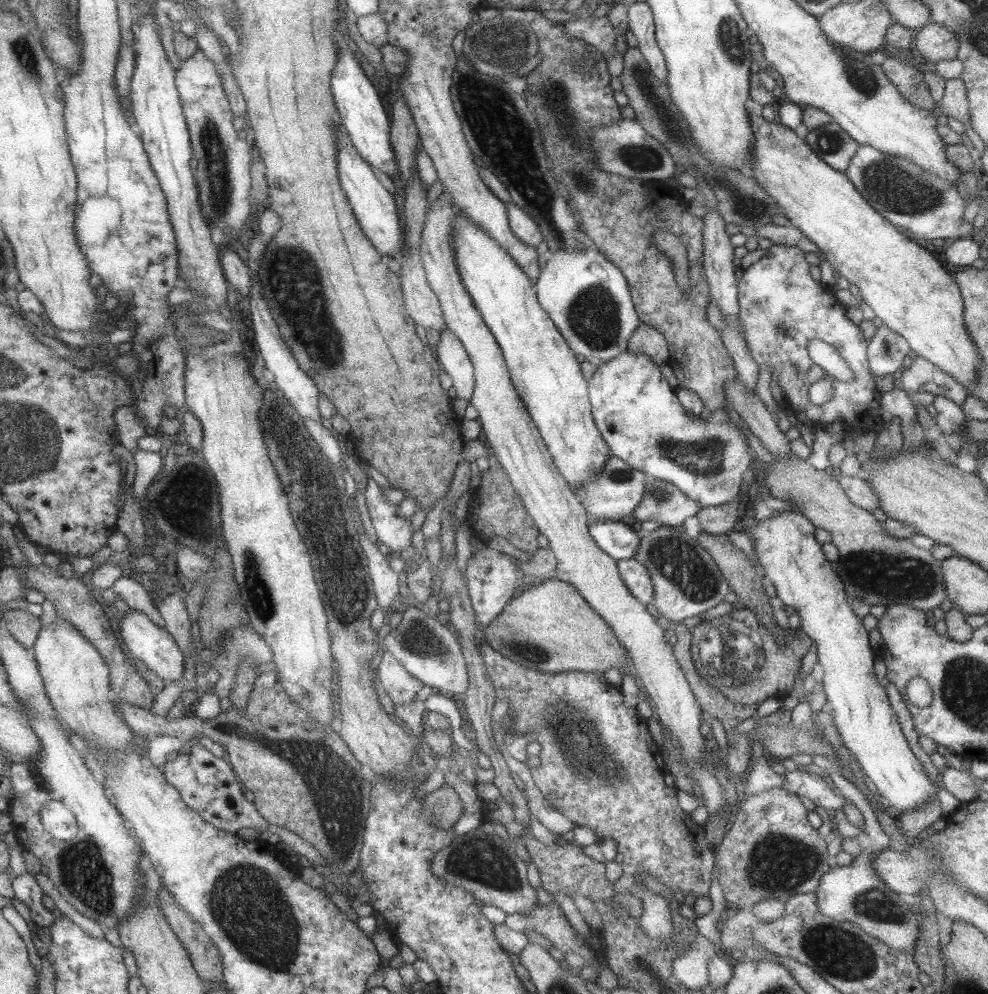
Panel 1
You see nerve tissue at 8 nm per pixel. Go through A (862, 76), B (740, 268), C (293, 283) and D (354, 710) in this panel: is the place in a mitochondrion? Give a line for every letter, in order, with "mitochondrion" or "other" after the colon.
A: mitochondrion
B: other
C: mitochondrion
D: other

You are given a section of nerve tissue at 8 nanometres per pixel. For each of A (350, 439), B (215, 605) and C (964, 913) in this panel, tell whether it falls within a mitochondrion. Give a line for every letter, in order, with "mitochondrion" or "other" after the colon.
A: other
B: other
C: other

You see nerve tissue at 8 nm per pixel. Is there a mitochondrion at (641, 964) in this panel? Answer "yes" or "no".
no

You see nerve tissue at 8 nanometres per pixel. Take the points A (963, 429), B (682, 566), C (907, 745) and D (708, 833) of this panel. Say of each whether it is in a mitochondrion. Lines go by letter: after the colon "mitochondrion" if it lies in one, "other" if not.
A: other
B: mitochondrion
C: other
D: other

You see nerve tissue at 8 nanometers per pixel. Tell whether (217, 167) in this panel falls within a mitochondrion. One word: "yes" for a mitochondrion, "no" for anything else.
yes

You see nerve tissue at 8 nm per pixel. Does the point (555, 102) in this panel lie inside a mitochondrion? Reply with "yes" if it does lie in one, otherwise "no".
yes

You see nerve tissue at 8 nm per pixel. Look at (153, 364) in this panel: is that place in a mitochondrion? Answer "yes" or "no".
no

